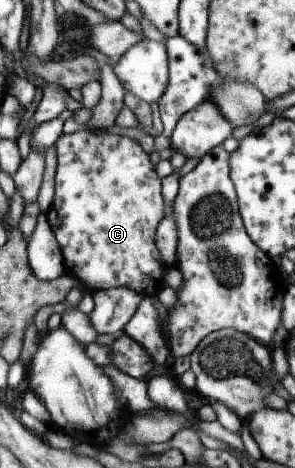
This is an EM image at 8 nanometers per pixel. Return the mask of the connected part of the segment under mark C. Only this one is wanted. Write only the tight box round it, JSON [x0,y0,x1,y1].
[47,130,167,297]

